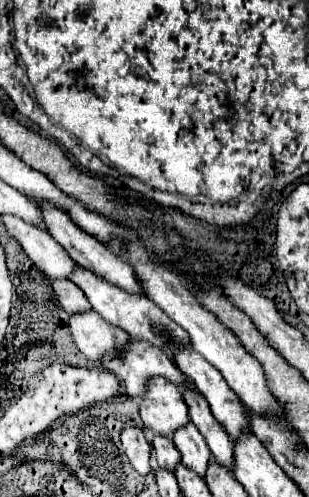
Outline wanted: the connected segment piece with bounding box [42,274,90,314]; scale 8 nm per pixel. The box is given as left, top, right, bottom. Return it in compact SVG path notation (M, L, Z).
M42 274L48 284L54 288L54 294L60 302L60 306L72 314L72 312L84 312L84 308L90 308L88 300L84 298L84 294L80 292L80 288L76 288L76 284L72 284L70 280L64 280L64 278L48 278L46 274Z

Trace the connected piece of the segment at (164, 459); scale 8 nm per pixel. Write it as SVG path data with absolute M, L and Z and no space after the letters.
M154 434L152 448L154 448L154 454L156 454L156 458L158 458L158 466L160 466L160 468L174 470L176 464L180 462L180 452L176 450L176 446L172 444L172 440L170 440L168 436Z

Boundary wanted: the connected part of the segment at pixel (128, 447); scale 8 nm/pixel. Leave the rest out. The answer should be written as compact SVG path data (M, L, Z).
M124 426L122 432L120 432L120 442L122 442L122 448L130 460L130 464L136 468L136 472L140 474L148 474L150 472L150 444L146 442L144 438L144 432L142 428L138 426Z

